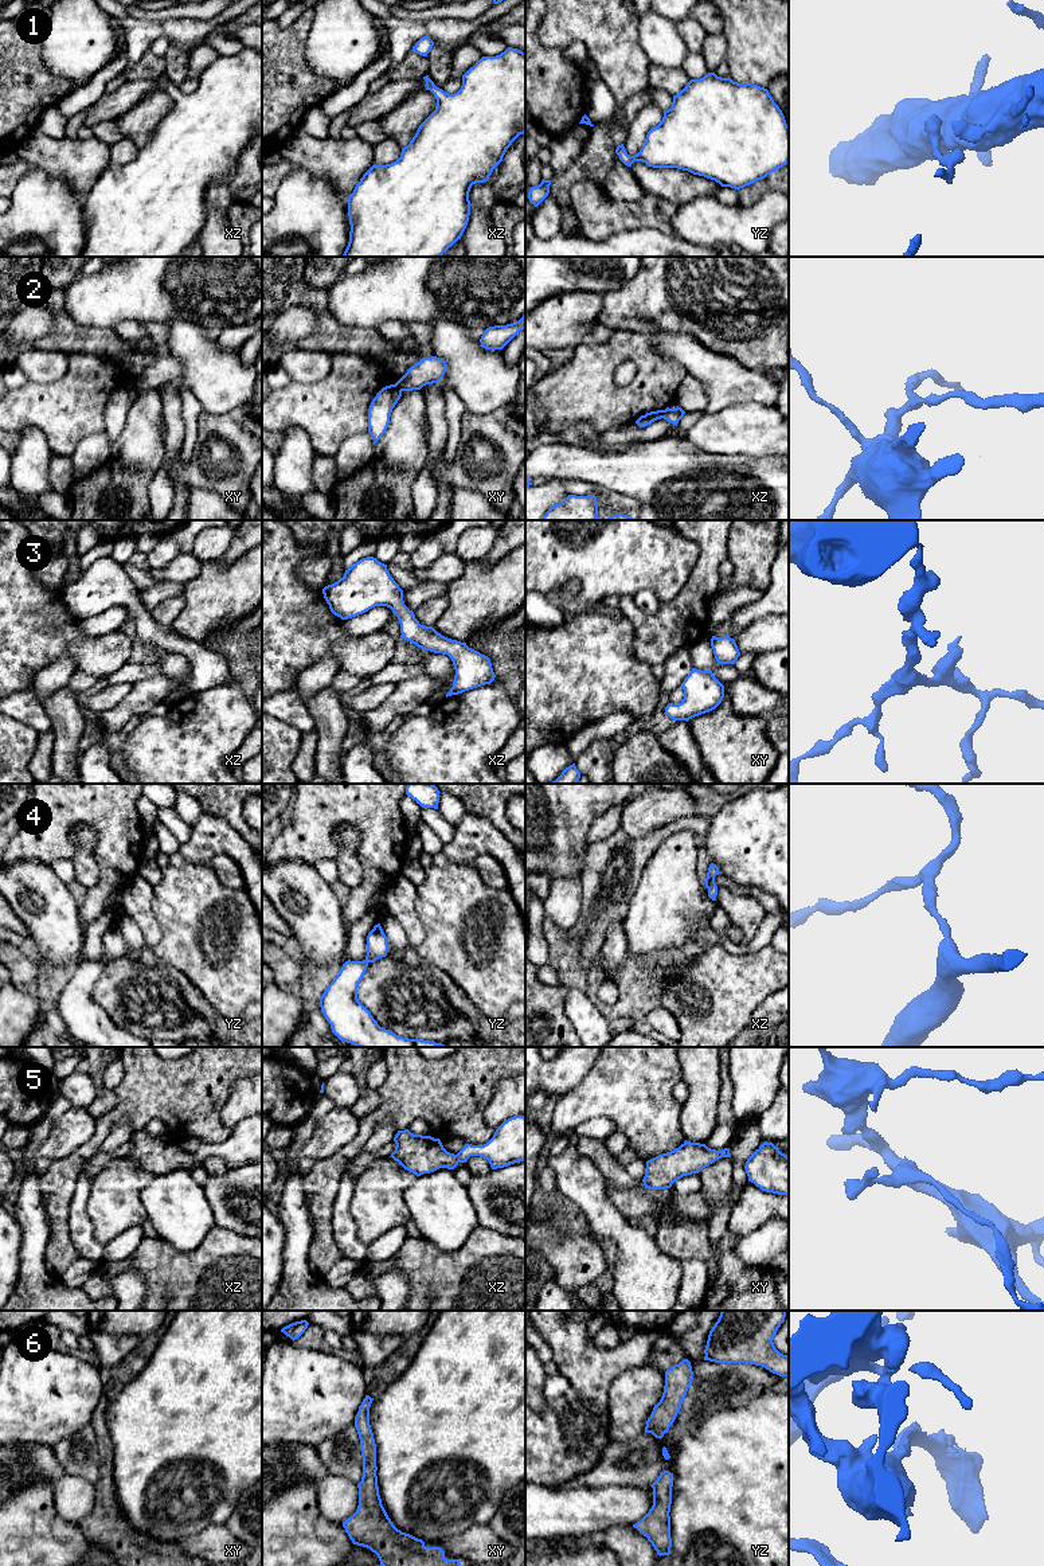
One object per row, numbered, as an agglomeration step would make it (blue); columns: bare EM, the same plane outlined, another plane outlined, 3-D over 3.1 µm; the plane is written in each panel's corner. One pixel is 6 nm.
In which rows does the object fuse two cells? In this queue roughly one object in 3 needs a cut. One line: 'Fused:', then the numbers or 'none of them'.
Fused: 2

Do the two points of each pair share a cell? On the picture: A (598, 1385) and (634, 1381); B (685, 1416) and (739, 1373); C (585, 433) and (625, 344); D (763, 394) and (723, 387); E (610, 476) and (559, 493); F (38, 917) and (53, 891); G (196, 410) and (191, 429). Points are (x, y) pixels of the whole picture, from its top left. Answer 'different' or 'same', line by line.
A: different
B: same
C: different
D: same
E: different
F: same
G: same

